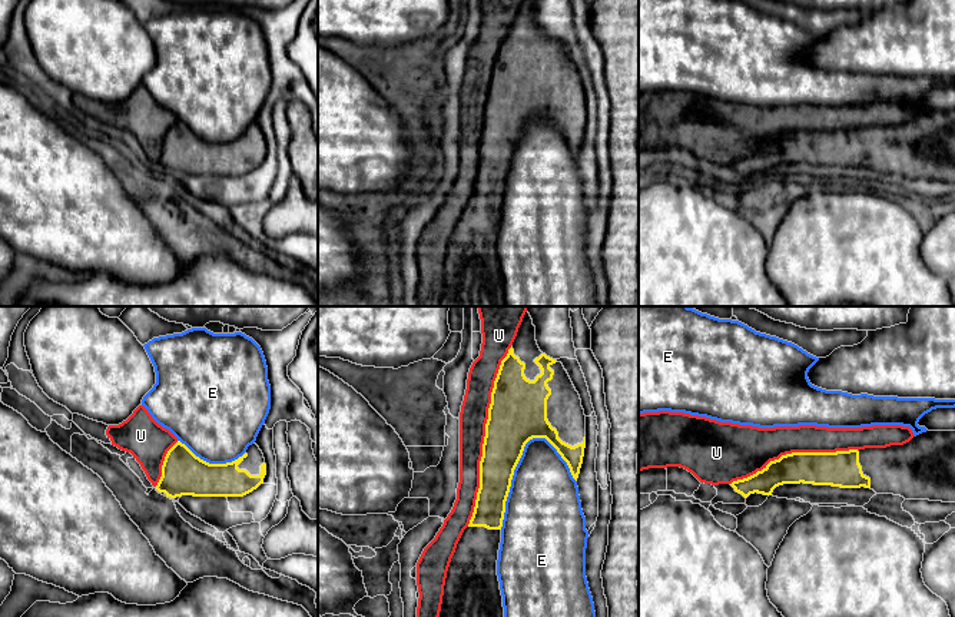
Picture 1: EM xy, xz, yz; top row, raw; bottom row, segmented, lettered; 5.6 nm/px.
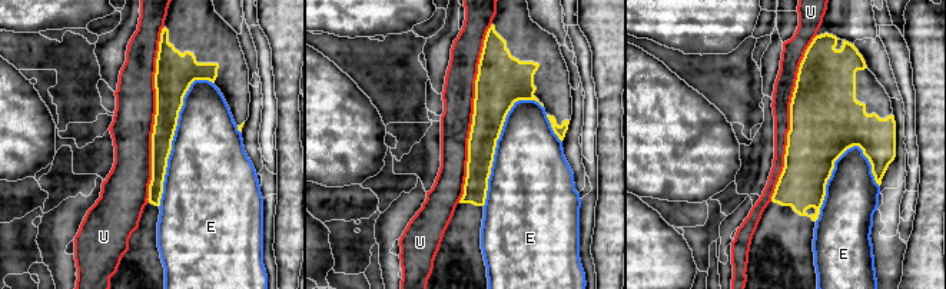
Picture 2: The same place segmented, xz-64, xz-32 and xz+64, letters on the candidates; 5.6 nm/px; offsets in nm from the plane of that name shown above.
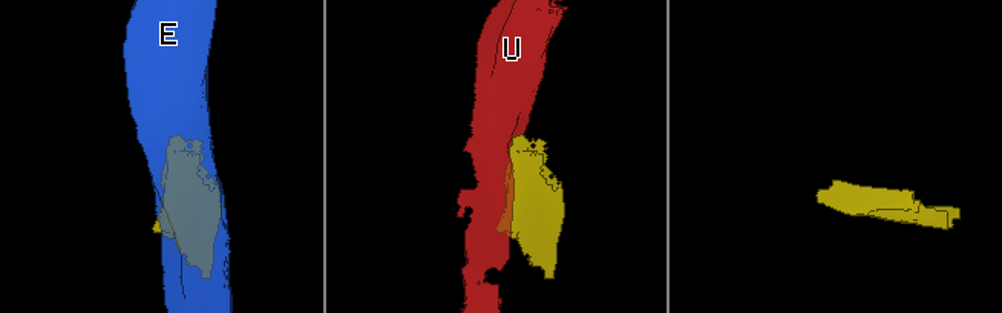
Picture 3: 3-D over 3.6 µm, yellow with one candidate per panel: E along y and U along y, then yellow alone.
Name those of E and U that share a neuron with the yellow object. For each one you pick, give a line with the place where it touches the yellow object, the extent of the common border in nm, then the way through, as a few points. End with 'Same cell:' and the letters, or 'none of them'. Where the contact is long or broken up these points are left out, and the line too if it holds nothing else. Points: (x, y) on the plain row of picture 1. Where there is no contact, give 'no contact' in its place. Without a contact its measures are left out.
Same cell: none of them

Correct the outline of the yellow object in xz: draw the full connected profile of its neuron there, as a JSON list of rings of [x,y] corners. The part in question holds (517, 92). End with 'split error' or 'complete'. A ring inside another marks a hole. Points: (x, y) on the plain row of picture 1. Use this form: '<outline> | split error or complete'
[[[523,0],[494,60],[480,140],[480,167],[472,196],[447,251],[440,306],[504,306],[497,255],[501,206],[514,149],[533,117],[546,117],[577,160],[586,127],[586,94],[580,74],[563,43],[540,30],[533,0]]] | split error

